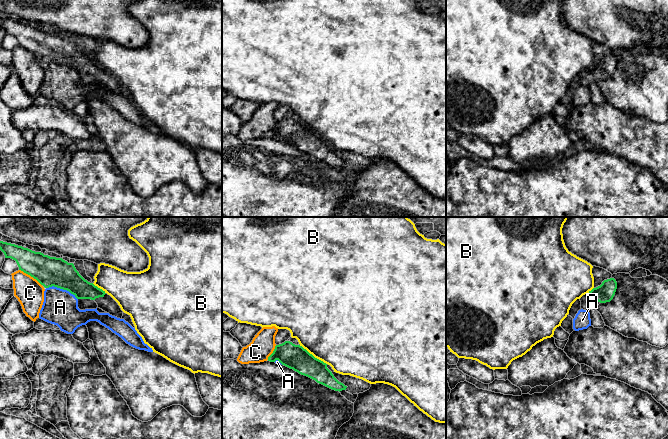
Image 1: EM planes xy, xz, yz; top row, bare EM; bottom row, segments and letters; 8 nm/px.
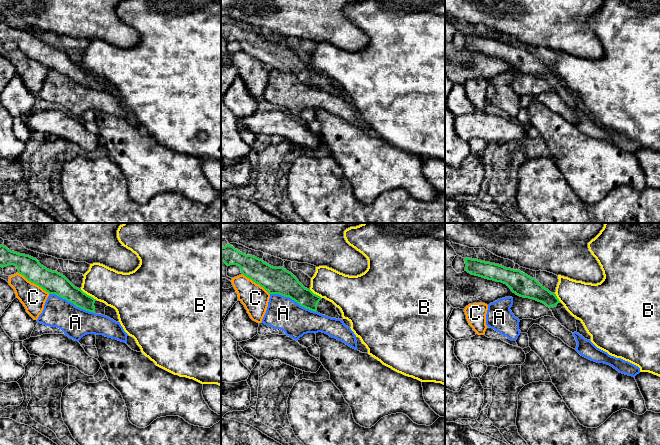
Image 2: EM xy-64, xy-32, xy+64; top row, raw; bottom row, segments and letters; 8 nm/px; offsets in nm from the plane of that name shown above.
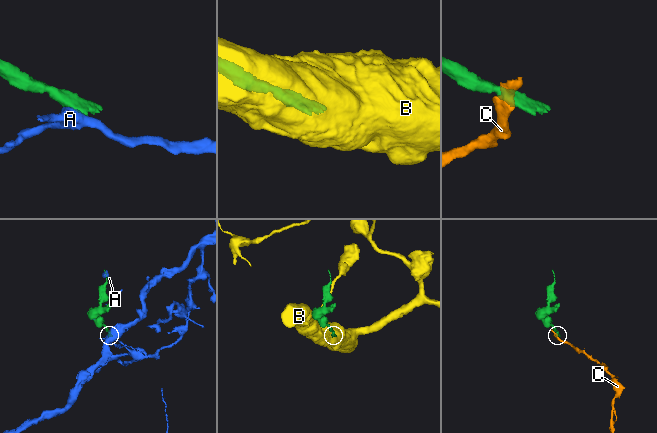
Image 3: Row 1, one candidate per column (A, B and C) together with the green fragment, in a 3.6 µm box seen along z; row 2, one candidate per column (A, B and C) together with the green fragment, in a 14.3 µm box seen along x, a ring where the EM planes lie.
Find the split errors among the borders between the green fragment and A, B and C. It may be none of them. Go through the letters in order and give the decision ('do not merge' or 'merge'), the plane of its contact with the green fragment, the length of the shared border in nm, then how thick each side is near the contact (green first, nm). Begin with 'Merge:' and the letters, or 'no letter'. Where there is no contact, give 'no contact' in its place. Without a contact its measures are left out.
Merge: no letter
A: do not merge; meets green in xy; contact 280 nm long; 240 nm thick on the green side, 280 nm on the other
B: do not merge; meets green in xz; contact 280 nm long; 200 nm thick on the green side, 500 nm on the other
C: do not merge; meets green in xy; contact 220 nm long; 240 nm thick on the green side, 220 nm on the other

